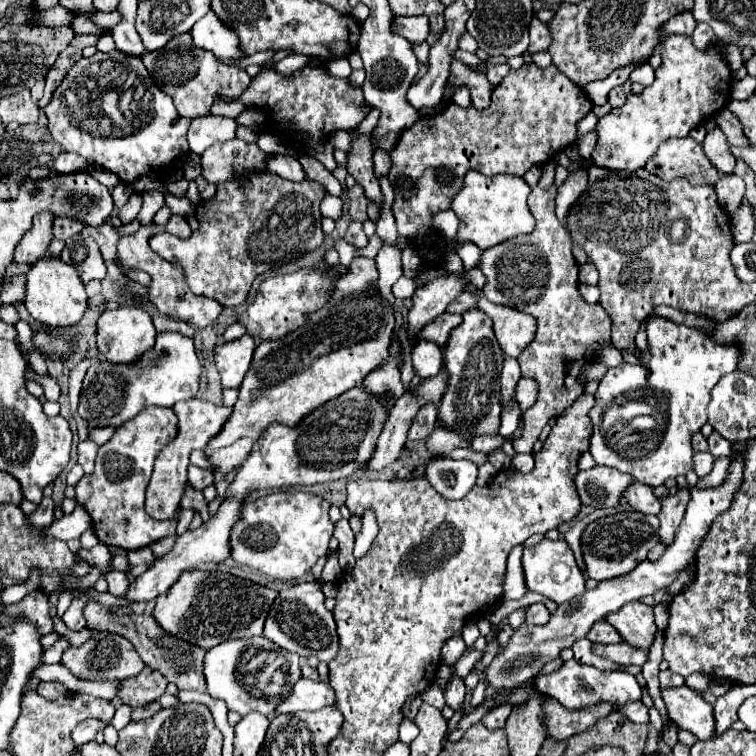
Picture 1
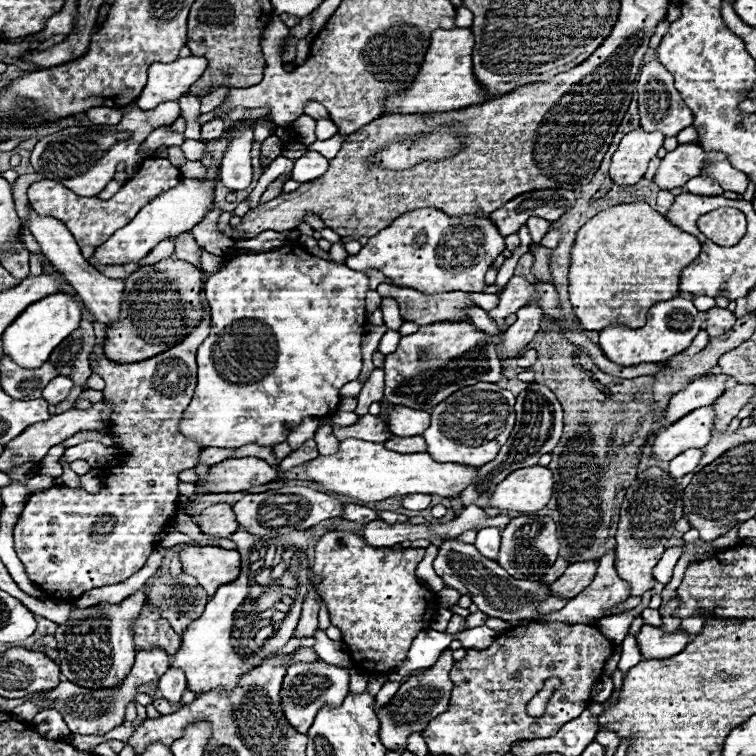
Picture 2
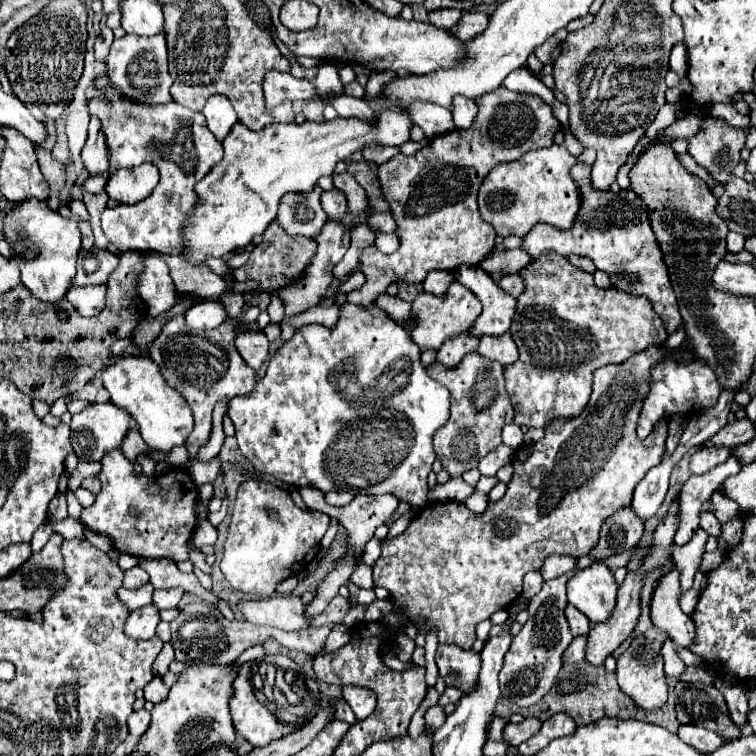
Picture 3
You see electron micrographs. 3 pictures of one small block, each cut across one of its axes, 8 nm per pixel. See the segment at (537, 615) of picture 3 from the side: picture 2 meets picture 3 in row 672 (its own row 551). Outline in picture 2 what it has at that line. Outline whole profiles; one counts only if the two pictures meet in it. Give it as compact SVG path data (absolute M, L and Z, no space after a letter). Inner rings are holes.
M526 514L512 518L508 526L502 530L502 548L498 552L498 564L514 578L524 578L524 580L540 580L548 568L554 564L558 556L558 538L556 538L556 524L548 516L536 516L536 514Z

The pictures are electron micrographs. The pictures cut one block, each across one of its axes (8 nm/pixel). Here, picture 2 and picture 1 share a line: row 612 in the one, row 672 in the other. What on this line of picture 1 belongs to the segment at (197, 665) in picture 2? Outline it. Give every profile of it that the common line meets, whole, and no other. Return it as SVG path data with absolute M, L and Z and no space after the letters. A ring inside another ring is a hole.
M224 640L220 642L218 646L212 646L210 650L206 650L206 656L204 656L204 678L206 678L206 684L208 684L208 694L212 698L220 698L226 702L228 710L234 710L238 714L248 714L248 712L260 712L268 718L274 716L274 710L276 706L284 700L284 698L252 698L252 694L244 688L244 682L240 682L238 678L238 666L240 666L240 660L244 656L244 652L248 650L252 642L250 640Z

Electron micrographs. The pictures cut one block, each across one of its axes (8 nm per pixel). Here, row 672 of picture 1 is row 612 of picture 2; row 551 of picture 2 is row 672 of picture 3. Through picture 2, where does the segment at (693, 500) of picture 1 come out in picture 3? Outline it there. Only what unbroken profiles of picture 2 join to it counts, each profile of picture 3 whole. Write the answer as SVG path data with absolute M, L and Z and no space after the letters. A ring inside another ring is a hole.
M438 644L436 664L446 686L460 686L464 692L476 686L476 674L480 670L480 654L464 650L456 644Z

